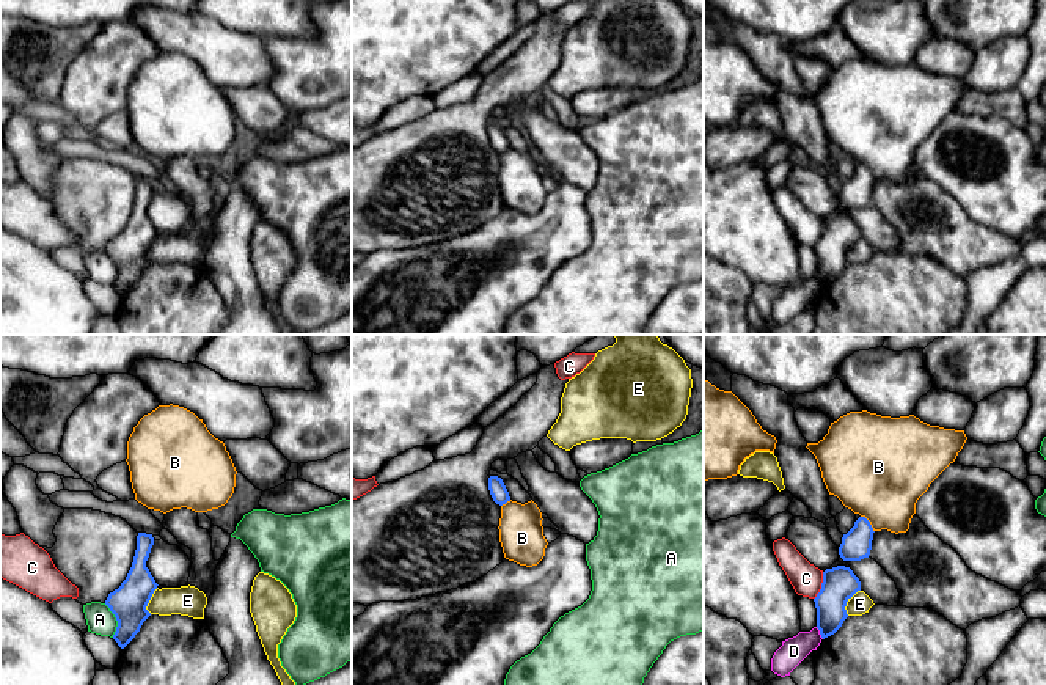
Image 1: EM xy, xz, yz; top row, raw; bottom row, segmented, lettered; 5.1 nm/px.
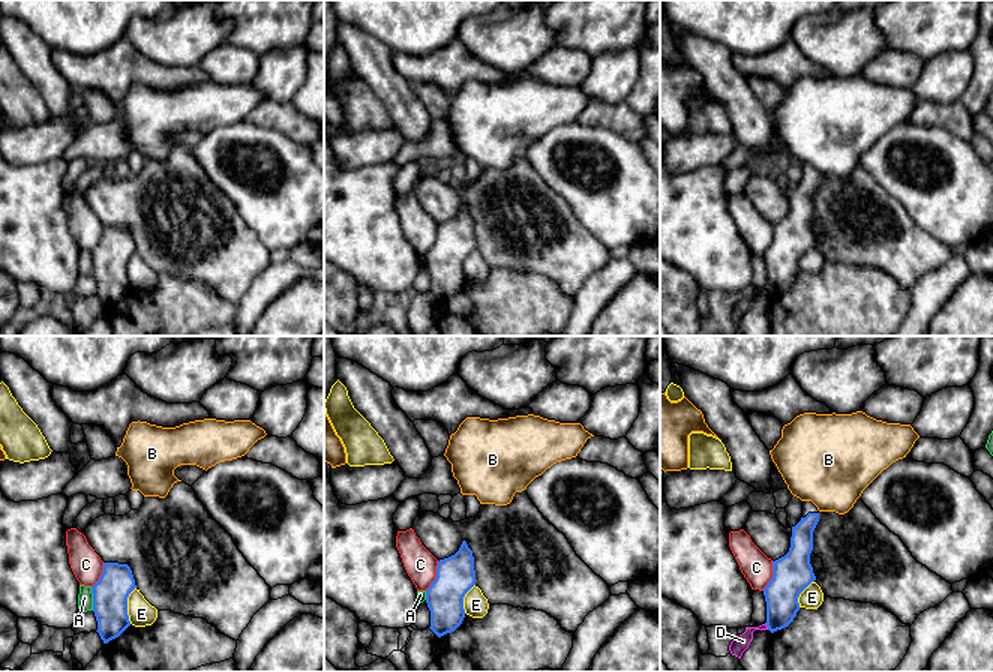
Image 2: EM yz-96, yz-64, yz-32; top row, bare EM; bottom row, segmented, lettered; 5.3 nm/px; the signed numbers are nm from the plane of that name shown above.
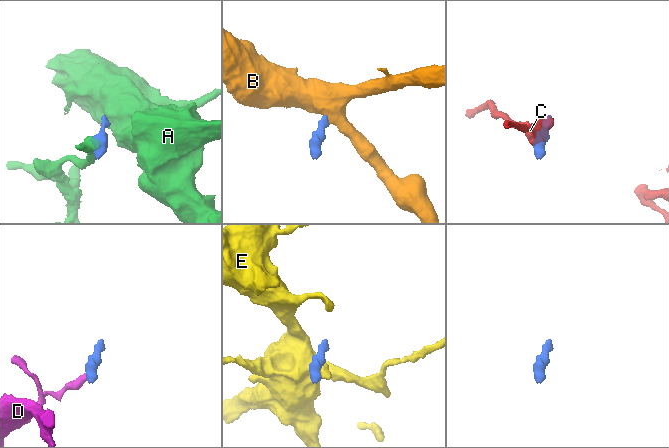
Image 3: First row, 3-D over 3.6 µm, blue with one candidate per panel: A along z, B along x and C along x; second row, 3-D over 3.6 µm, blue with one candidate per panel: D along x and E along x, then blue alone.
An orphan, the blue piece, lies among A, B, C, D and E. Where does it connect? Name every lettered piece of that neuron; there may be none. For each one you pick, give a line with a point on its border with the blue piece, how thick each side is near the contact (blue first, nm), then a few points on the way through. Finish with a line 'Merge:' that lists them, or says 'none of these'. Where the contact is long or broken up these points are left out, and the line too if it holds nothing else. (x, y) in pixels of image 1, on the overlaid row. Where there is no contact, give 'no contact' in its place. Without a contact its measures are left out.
Merge: none of these

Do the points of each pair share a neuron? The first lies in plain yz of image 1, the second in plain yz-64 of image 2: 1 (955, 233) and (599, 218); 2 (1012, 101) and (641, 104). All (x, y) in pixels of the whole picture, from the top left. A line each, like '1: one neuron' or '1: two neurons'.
1: two neurons
2: two neurons

